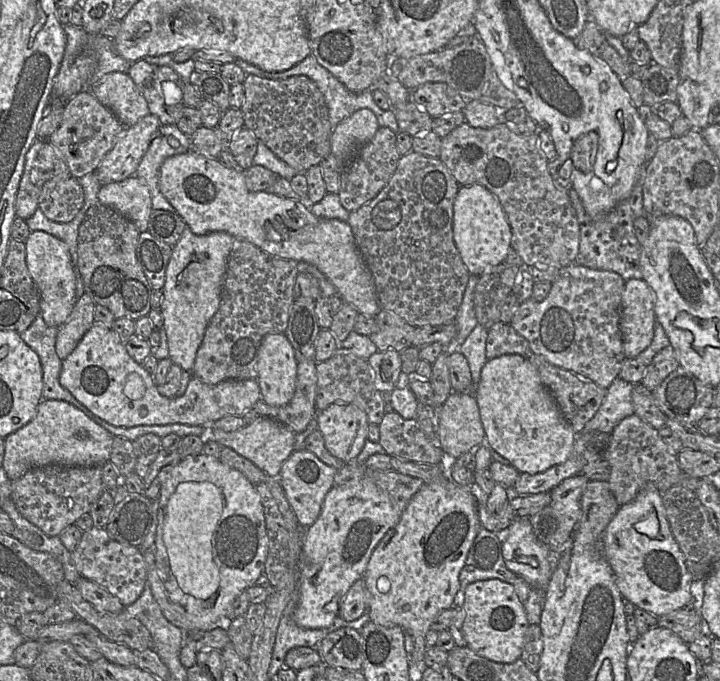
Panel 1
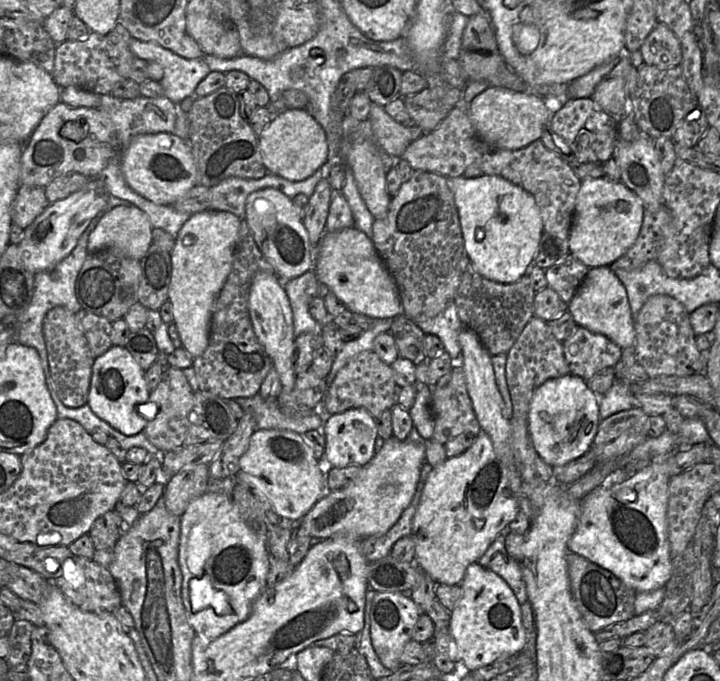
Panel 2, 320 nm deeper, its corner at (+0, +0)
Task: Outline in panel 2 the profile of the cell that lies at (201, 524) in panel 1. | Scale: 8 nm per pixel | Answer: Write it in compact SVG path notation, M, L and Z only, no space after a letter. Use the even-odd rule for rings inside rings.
M195 524L187 543L187 566L195 577L201 577L212 551L212 540L205 524Z

